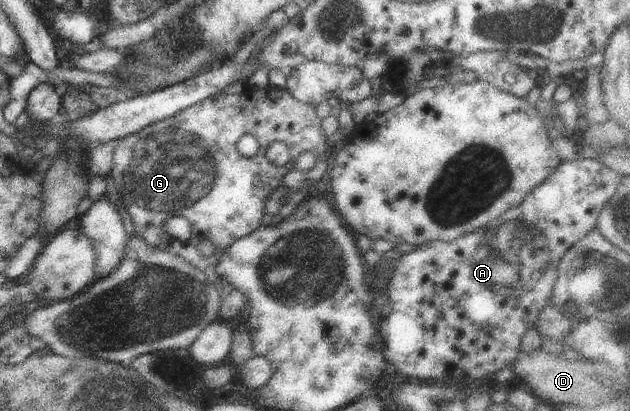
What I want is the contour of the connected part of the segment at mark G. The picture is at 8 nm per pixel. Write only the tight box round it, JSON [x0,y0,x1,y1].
[112,86,333,325]

